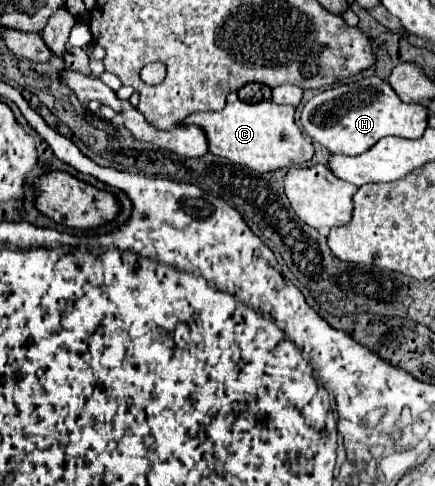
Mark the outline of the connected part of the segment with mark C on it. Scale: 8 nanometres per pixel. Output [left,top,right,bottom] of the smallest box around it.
[185,100,315,172]

